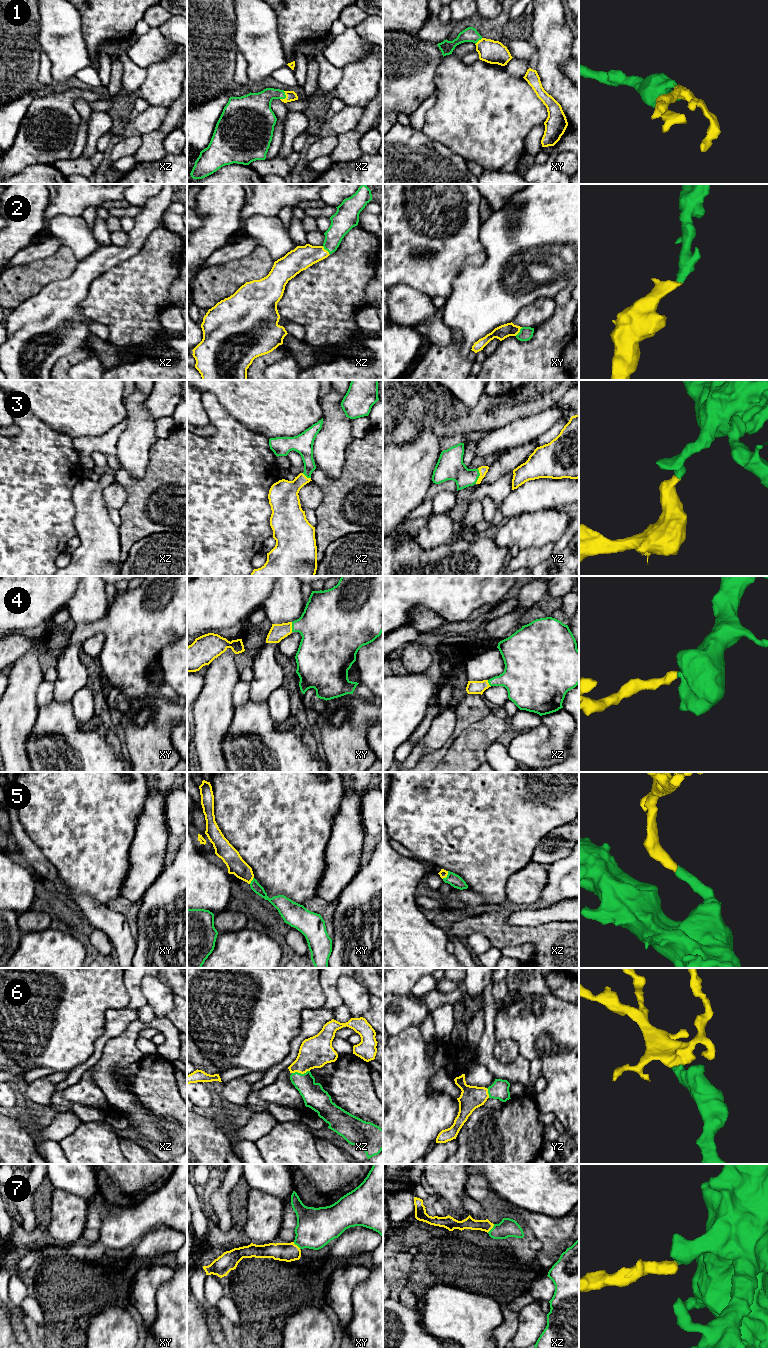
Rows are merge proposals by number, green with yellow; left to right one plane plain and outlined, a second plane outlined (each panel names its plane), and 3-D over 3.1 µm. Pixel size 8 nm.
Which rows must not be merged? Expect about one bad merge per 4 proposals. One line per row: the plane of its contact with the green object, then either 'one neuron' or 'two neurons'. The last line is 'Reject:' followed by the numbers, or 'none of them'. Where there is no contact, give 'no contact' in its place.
1: contact in xz; one neuron
2: contact in xz; one neuron
3: contact in yz; one neuron
4: contact in xy; one neuron
5: contact in xz; one neuron
6: contact in xz; one neuron
7: contact in xz; one neuron
Reject: none of them

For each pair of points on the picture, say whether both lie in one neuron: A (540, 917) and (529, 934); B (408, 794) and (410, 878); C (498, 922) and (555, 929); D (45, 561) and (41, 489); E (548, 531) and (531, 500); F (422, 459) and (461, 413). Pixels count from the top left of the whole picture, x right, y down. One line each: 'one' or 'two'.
A: two
B: two
C: one
D: one
E: two
F: two

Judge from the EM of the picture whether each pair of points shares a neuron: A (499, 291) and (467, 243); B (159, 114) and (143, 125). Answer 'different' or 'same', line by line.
A: different
B: same

